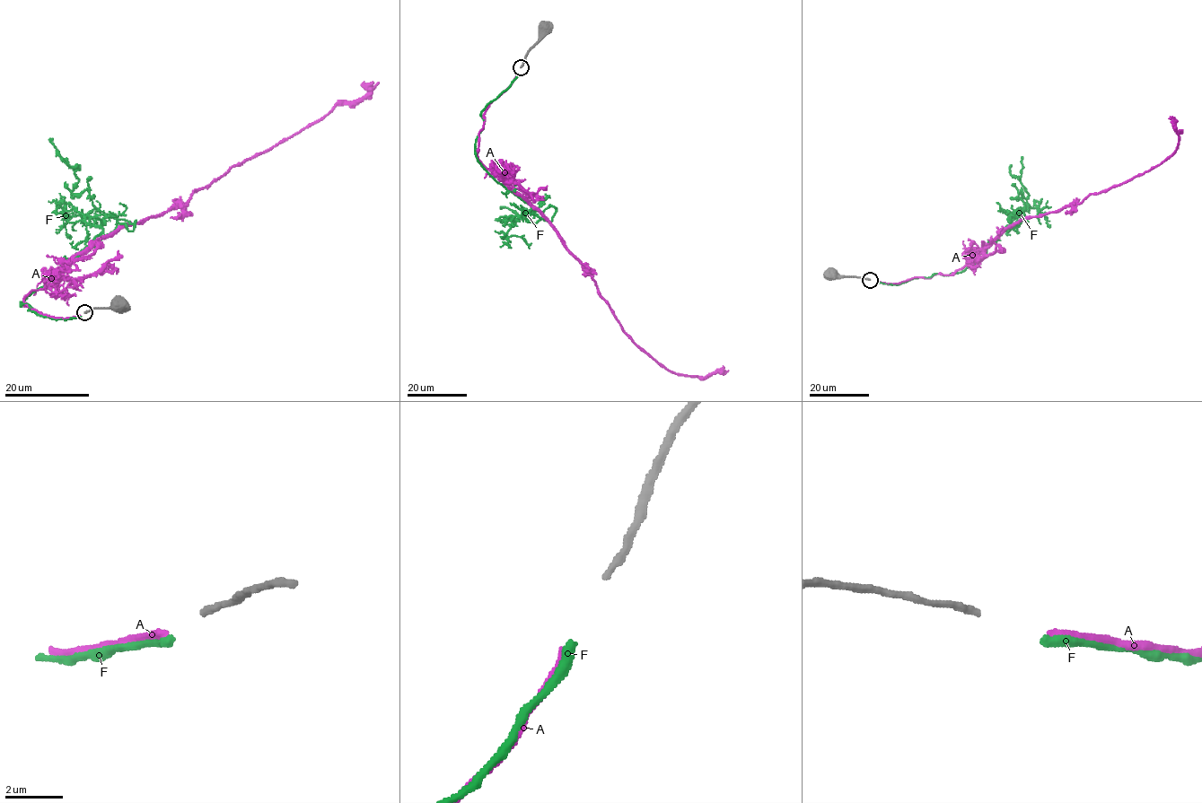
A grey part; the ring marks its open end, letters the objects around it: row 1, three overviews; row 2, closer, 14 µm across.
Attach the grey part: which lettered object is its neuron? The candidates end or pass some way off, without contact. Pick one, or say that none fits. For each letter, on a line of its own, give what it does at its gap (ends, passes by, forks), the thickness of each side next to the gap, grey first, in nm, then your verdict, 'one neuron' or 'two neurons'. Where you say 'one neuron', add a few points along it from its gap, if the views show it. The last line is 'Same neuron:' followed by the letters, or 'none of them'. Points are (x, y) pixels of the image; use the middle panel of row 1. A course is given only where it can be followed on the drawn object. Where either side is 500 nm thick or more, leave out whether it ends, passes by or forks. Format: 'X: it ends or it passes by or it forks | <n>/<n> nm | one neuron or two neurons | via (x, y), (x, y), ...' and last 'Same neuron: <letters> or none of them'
A: it ends | 240/320 nm | one neuron | via (517, 74), (483, 115), (478, 159), (548, 222), (622, 329), (653, 359), (680, 374), (704, 378), (728, 370)
F: it ends | 240/360 nm | two neurons
Same neuron: A

